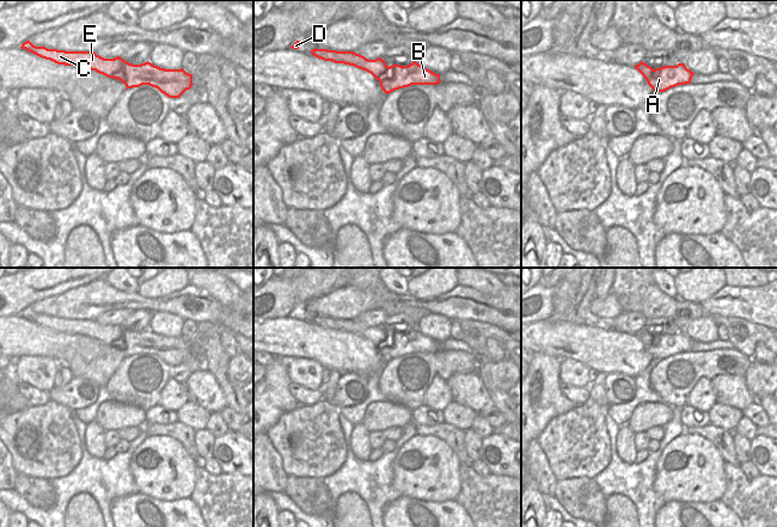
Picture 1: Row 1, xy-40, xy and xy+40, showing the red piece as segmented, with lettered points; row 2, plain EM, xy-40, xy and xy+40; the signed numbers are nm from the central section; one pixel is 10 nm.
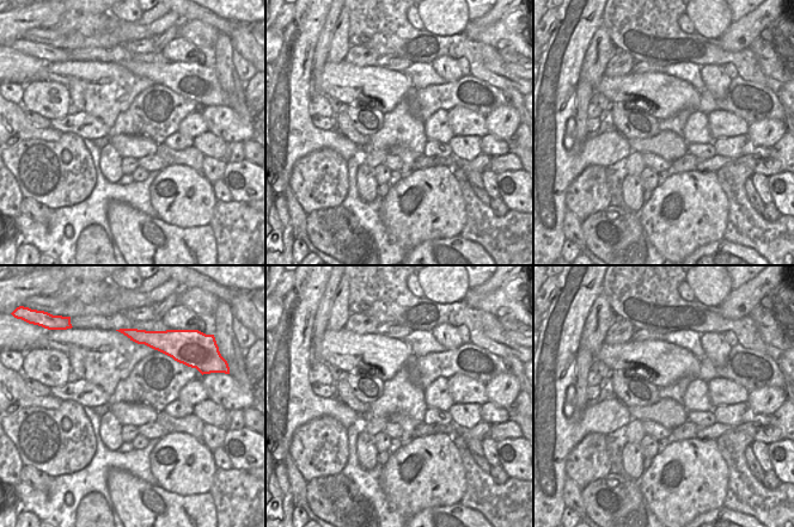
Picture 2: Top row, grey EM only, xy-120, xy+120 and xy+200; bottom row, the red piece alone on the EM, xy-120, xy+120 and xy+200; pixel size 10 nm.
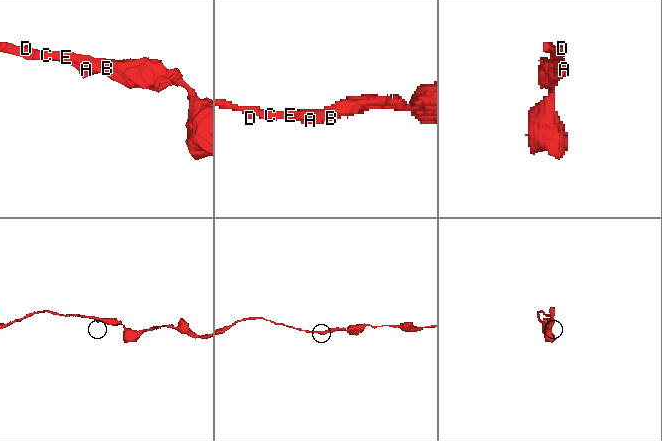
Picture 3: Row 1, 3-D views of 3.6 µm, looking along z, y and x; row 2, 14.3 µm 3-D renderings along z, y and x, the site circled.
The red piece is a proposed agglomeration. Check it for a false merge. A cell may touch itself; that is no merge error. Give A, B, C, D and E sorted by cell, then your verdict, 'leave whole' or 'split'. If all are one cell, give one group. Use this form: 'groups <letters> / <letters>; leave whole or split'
groups A B C D E; leave whole

